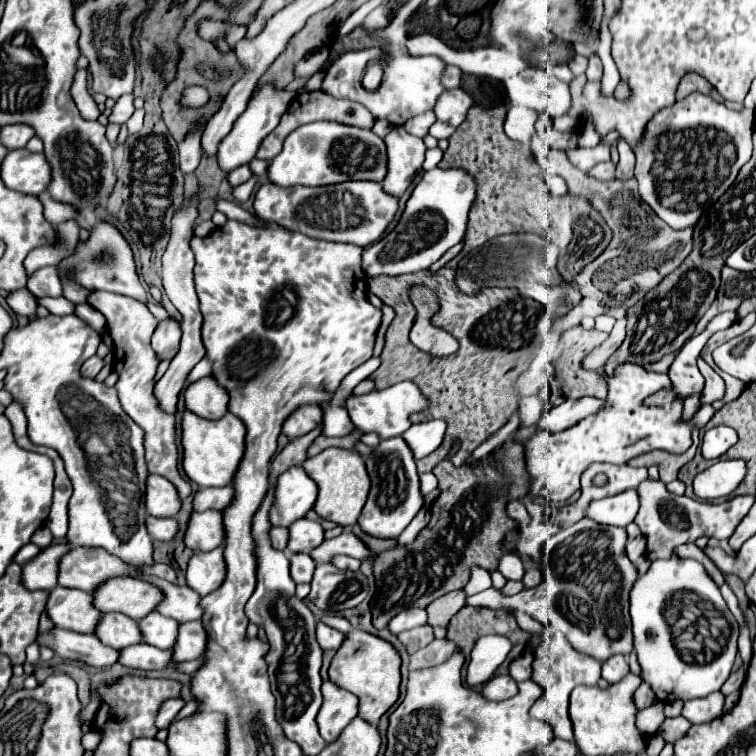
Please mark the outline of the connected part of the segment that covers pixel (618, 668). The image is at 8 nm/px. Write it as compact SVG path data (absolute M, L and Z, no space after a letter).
M613 655L603 663L603 679L607 683L617 683L629 673L629 663L623 655Z

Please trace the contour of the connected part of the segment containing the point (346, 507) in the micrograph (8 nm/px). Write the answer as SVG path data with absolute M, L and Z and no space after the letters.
M331 447L321 451L319 455L307 459L303 463L303 469L307 471L307 475L313 477L313 481L319 487L319 497L315 503L315 511L327 519L327 521L335 521L343 527L351 527L357 523L357 517L365 505L365 499L369 495L369 487L371 487L371 479L367 475L367 467L363 457L357 451L347 451L347 449L339 449L339 447Z

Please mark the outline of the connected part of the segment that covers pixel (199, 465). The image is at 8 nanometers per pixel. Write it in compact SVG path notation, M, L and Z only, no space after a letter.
M185 411L181 443L183 443L183 469L187 477L199 487L233 485L235 473L245 455L245 437L247 437L245 423L231 413L217 421L207 421L191 411Z

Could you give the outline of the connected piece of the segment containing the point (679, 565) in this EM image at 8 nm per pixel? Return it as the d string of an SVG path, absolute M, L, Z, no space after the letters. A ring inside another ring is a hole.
M669 557L669 559L657 559L657 561L653 561L651 567L649 567L649 571L647 571L645 575L641 575L641 577L635 581L635 585L633 585L631 593L629 593L629 611L631 611L631 621L633 621L635 651L637 651L639 665L641 665L641 669L643 669L643 681L647 681L647 683L653 687L657 699L661 699L663 703L671 703L673 699L689 701L689 699L697 699L697 697L707 697L709 693L721 689L721 685L727 681L727 677L729 677L729 673L731 673L731 669L733 669L733 661L735 661L735 655L737 655L737 635L739 635L739 631L737 631L737 625L735 625L733 615L731 615L729 609L725 607L725 601L723 601L723 597L721 597L721 593L719 593L719 587L715 585L715 581L711 581L711 577L707 575L707 571L703 569L703 565L701 565L699 561L693 561L693 559L679 559L679 557ZM677 651L681 653L681 657L683 657L685 661L693 661L693 657L695 657L695 659L697 659L697 657L699 657L699 659L707 659L707 661L705 661L705 663L697 663L697 661L685 663L685 661L679 657Z

